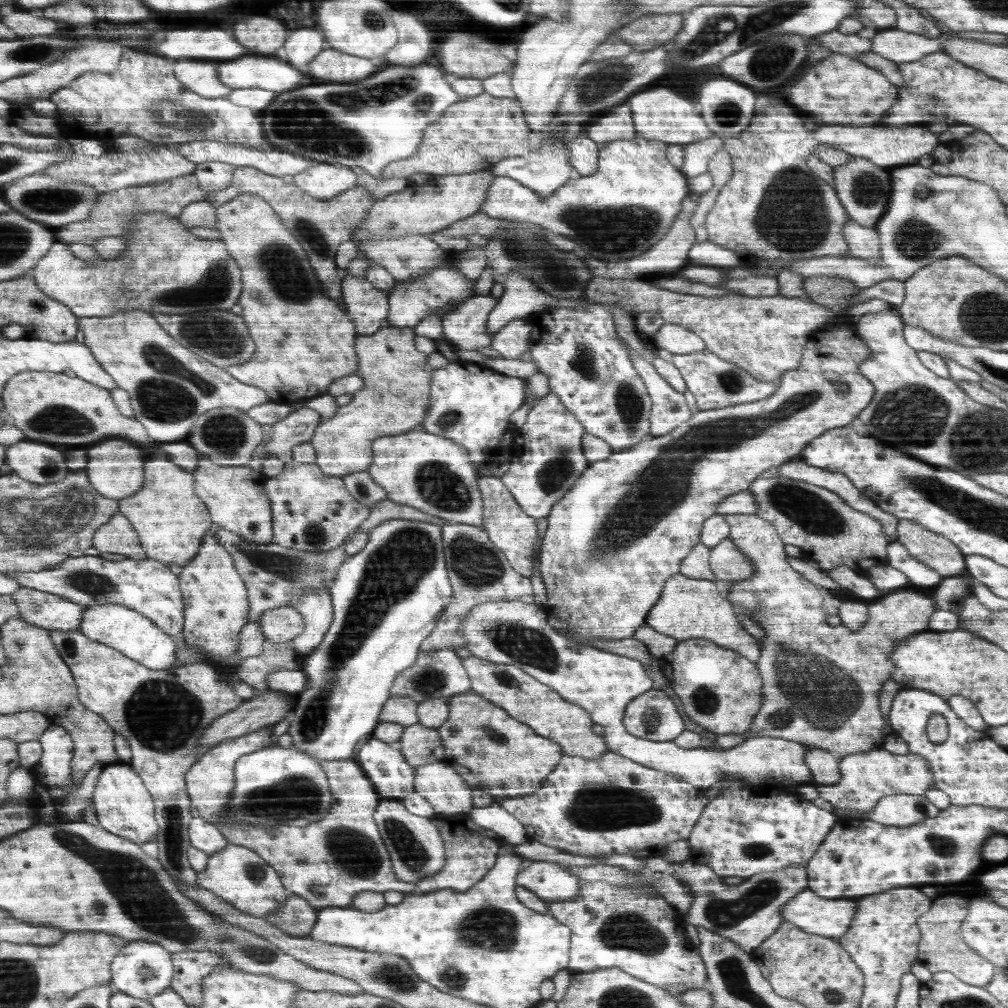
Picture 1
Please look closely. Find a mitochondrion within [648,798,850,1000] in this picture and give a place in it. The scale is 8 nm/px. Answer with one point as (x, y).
(724, 914)

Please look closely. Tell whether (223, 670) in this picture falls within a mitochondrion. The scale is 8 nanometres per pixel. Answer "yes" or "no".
no

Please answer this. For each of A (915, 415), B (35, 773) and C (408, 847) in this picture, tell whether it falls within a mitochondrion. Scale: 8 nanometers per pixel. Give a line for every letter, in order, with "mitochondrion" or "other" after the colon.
A: mitochondrion
B: other
C: mitochondrion

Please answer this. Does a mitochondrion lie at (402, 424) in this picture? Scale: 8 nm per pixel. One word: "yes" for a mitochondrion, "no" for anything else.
no

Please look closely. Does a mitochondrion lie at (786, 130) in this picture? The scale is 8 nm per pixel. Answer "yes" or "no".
no

